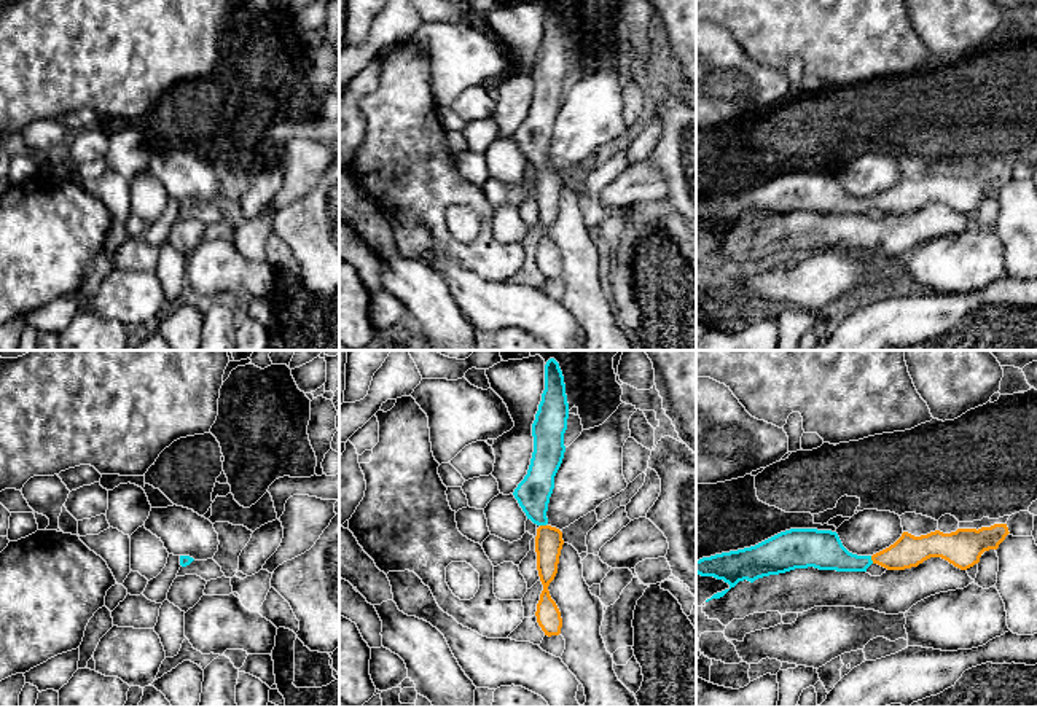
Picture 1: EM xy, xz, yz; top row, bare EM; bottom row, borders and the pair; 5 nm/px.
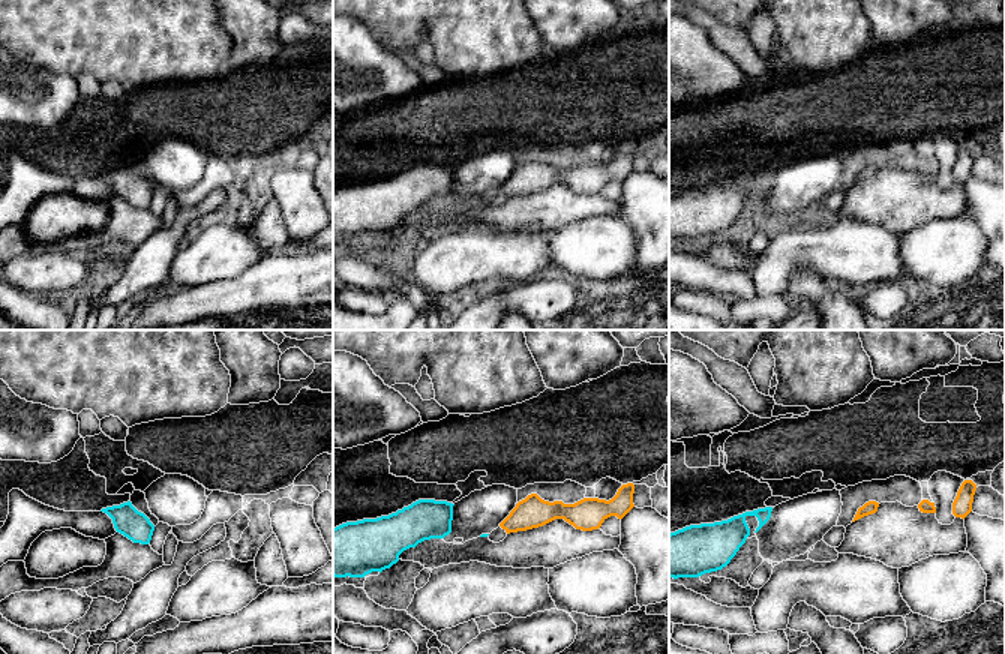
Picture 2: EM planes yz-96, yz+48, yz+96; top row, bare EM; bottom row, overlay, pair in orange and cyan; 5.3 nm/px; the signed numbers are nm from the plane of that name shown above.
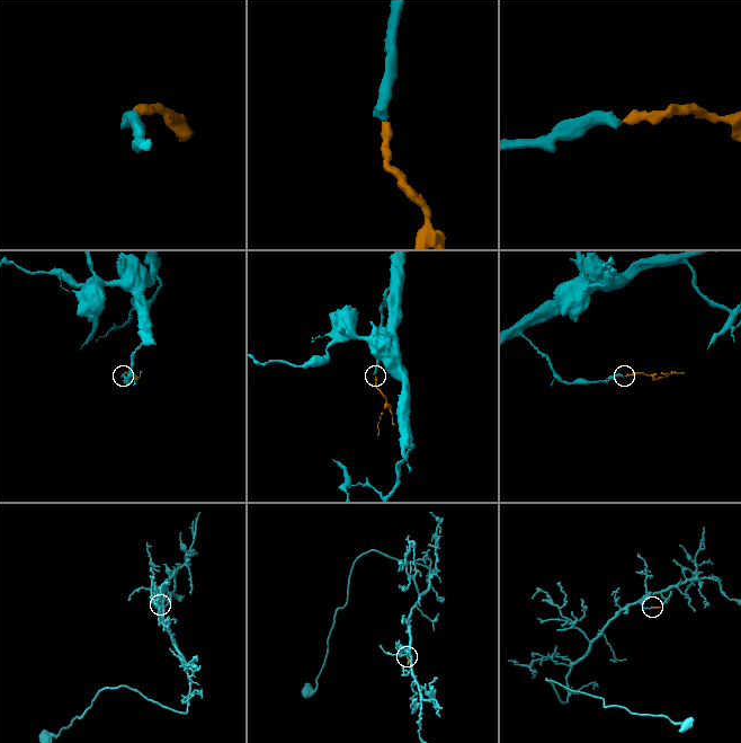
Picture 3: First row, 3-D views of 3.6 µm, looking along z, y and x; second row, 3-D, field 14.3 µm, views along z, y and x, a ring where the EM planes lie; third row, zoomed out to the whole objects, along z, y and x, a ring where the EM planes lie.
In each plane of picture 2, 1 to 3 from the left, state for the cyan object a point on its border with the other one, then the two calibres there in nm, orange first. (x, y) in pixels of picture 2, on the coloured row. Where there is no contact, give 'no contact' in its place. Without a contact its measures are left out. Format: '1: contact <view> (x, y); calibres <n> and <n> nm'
1: no contact
2: no contact
3: no contact

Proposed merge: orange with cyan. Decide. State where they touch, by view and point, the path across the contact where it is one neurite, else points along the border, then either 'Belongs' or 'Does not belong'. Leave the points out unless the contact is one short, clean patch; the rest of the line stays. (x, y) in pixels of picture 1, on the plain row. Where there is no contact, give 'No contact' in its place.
Touches orange at yz (872, 203). Path across: yz (908, 195), (896, 201), (872, 203), (841, 204), (824, 193). Belongs

